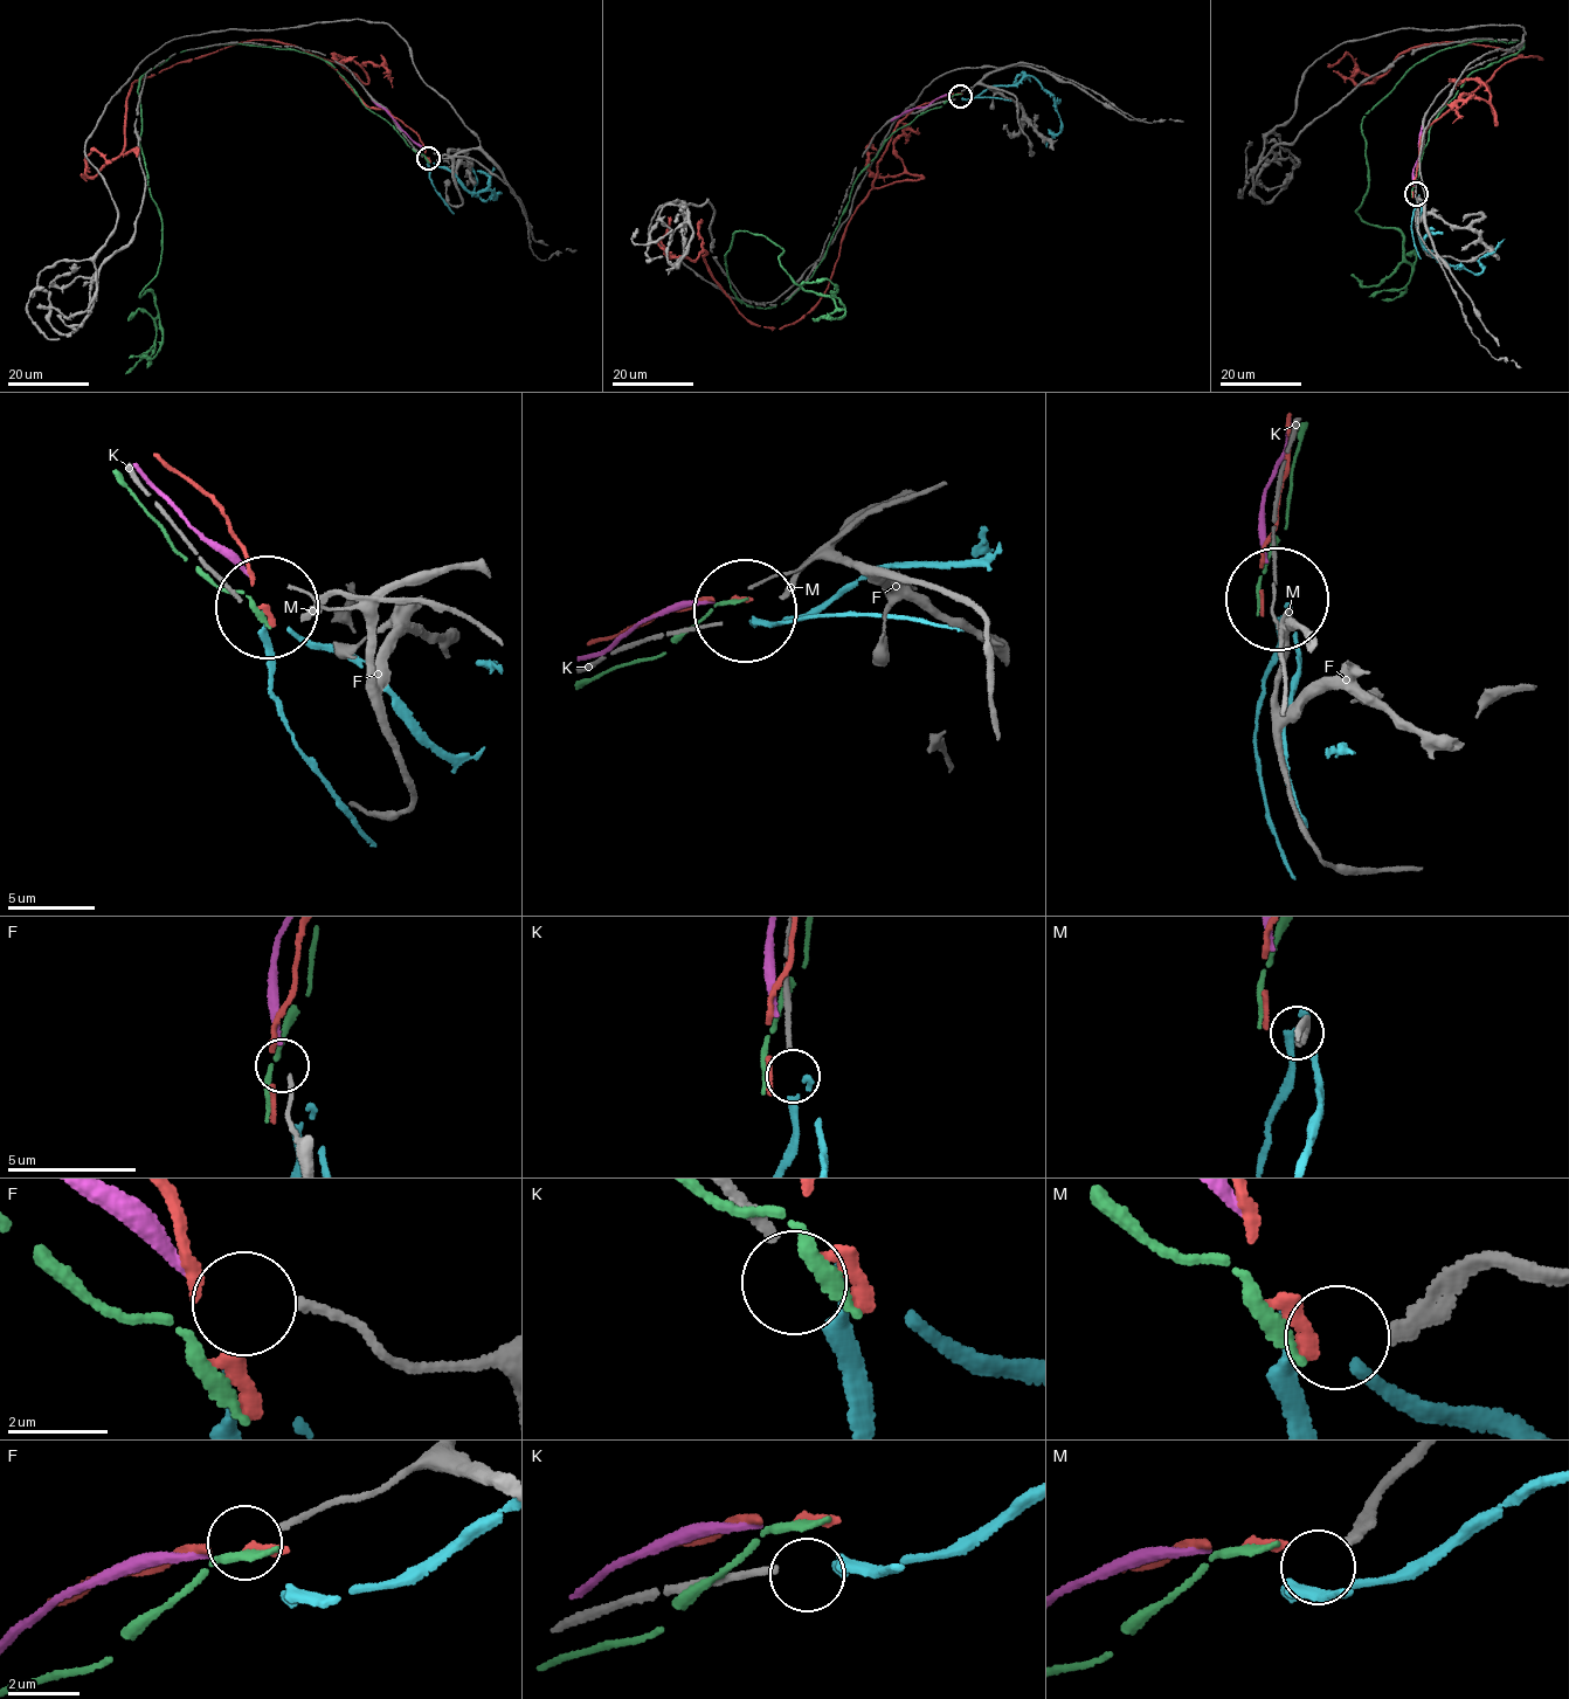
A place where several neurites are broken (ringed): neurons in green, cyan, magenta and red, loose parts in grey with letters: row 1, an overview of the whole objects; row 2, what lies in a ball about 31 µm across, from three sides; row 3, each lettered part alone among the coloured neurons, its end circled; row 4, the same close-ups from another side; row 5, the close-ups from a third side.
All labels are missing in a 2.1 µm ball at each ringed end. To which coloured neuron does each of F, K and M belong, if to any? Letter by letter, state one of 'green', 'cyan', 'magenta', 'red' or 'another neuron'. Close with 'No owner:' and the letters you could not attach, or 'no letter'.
F: magenta
K: cyan
M: another neuron
No owner: M

